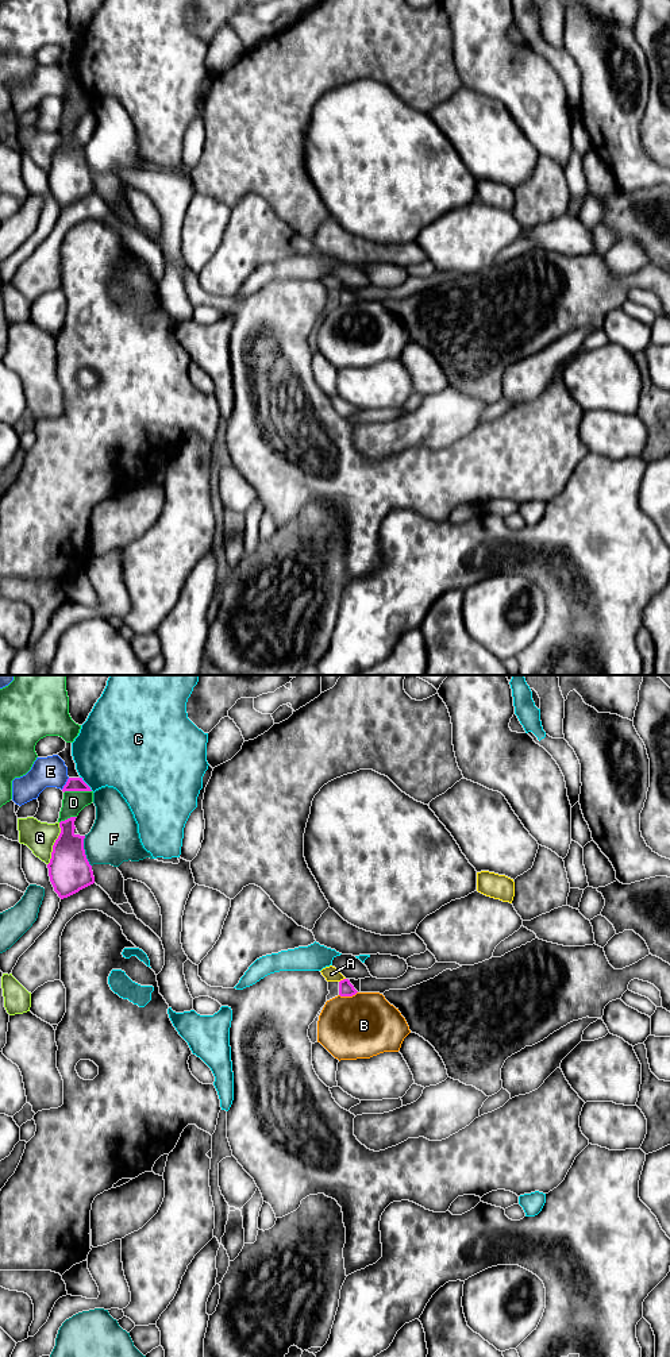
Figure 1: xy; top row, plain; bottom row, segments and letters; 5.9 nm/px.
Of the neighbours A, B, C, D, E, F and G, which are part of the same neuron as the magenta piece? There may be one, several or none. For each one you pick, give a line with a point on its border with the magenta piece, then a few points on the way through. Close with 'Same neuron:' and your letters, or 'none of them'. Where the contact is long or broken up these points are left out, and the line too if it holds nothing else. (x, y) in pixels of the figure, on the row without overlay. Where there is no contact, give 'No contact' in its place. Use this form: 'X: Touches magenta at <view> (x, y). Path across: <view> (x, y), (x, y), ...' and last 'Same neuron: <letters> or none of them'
Same neuron: none of them

